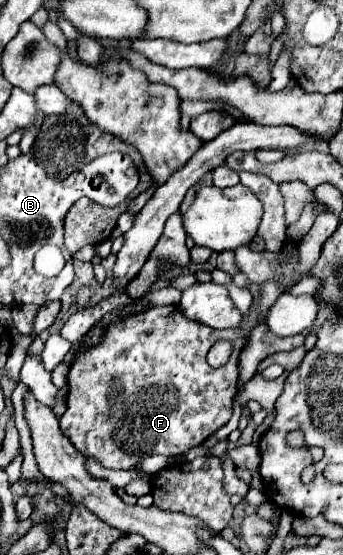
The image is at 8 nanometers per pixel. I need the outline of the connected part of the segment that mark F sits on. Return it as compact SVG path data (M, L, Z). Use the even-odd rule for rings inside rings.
M297 247L293 251L281 251L279 261L279 279L269 279L259 285L259 297L253 299L253 305L247 315L243 315L241 325L235 329L215 331L203 323L189 323L179 307L163 305L149 307L141 313L129 313L121 321L111 323L103 329L101 341L77 353L69 369L69 393L67 393L67 411L59 419L63 435L81 451L83 455L95 457L107 469L133 469L139 461L151 455L183 455L191 447L201 445L211 433L221 429L231 419L231 399L237 391L237 359L245 347L245 333L251 333L253 327L261 325L261 317L271 309L275 299L285 291L291 281L293 269L299 263ZM217 339L229 339L233 343L233 355L227 365L213 369L205 361L207 351Z

